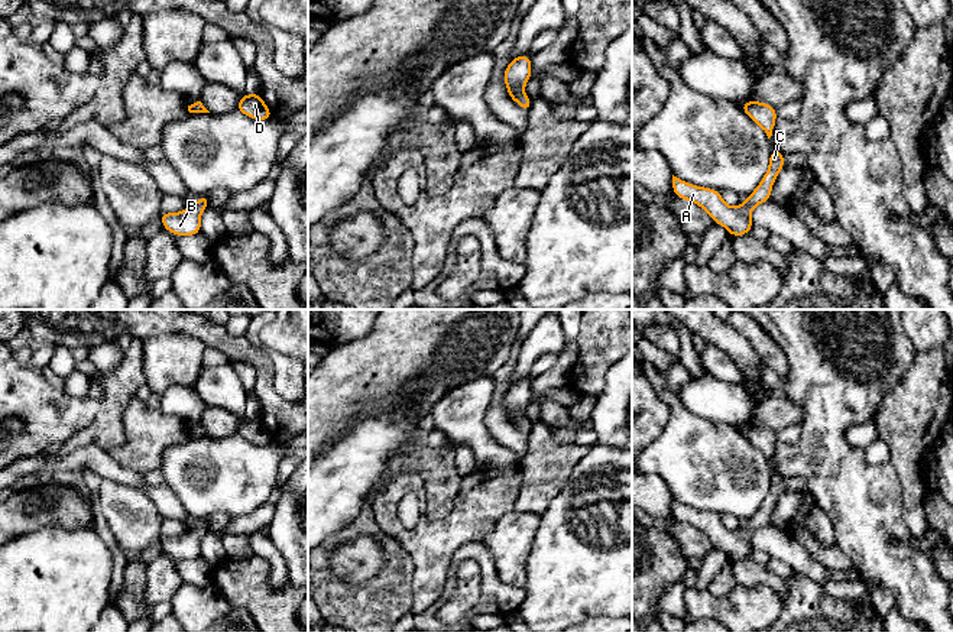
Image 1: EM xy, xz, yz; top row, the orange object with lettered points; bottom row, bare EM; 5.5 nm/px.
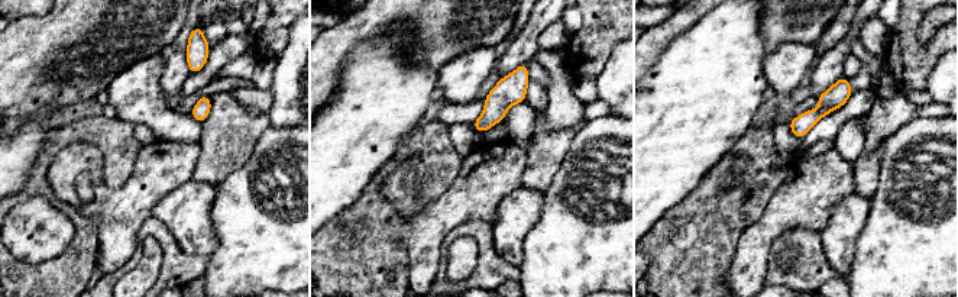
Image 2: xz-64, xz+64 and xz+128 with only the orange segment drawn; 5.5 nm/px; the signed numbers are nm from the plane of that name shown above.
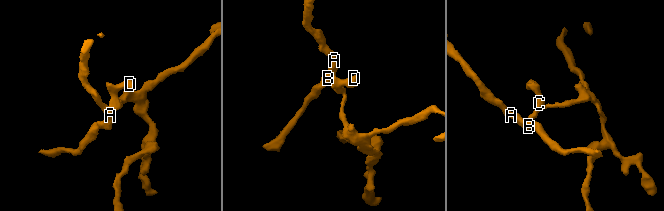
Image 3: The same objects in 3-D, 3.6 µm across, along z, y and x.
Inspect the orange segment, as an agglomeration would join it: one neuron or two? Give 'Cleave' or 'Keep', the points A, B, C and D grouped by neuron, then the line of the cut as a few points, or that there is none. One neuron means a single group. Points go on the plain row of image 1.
Keep. Groups: A B C D. No split

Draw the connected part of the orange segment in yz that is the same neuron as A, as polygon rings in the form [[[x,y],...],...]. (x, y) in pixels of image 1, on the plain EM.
[[[772,473],[769,492],[762,505],[748,524],[738,531],[729,531],[719,515],[713,512],[696,511],[672,499],[672,516],[675,521],[688,524],[709,537],[711,544],[723,550],[733,561],[748,558],[753,550],[751,535],[769,525],[772,509],[778,498],[784,493],[785,479]]]

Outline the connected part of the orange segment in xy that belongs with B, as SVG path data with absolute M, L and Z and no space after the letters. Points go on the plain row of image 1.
M200 519L195 528L189 528L181 537L161 537L163 552L175 560L195 560L201 555L201 537L210 529L208 519Z

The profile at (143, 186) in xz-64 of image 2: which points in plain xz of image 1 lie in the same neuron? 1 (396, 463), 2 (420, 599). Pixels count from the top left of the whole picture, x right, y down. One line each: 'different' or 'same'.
1: different
2: same

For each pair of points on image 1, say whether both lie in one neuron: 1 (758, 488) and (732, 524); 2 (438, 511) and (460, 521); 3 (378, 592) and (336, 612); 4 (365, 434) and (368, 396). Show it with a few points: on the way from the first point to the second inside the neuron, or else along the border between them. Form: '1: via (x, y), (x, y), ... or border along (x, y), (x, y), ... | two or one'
1: border along (720, 515), (731, 514), (741, 519) | two
2: border along (453, 506), (437, 519), (427, 519), (422, 515) | two
3: via (368, 602), (363, 606), (346, 606) | one
4: border along (399, 418), (366, 417), (339, 437) | two

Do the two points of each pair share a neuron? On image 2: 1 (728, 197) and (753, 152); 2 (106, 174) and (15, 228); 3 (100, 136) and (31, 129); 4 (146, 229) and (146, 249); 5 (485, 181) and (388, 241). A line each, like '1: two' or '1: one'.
1: one
2: two
3: two
4: two
5: two

